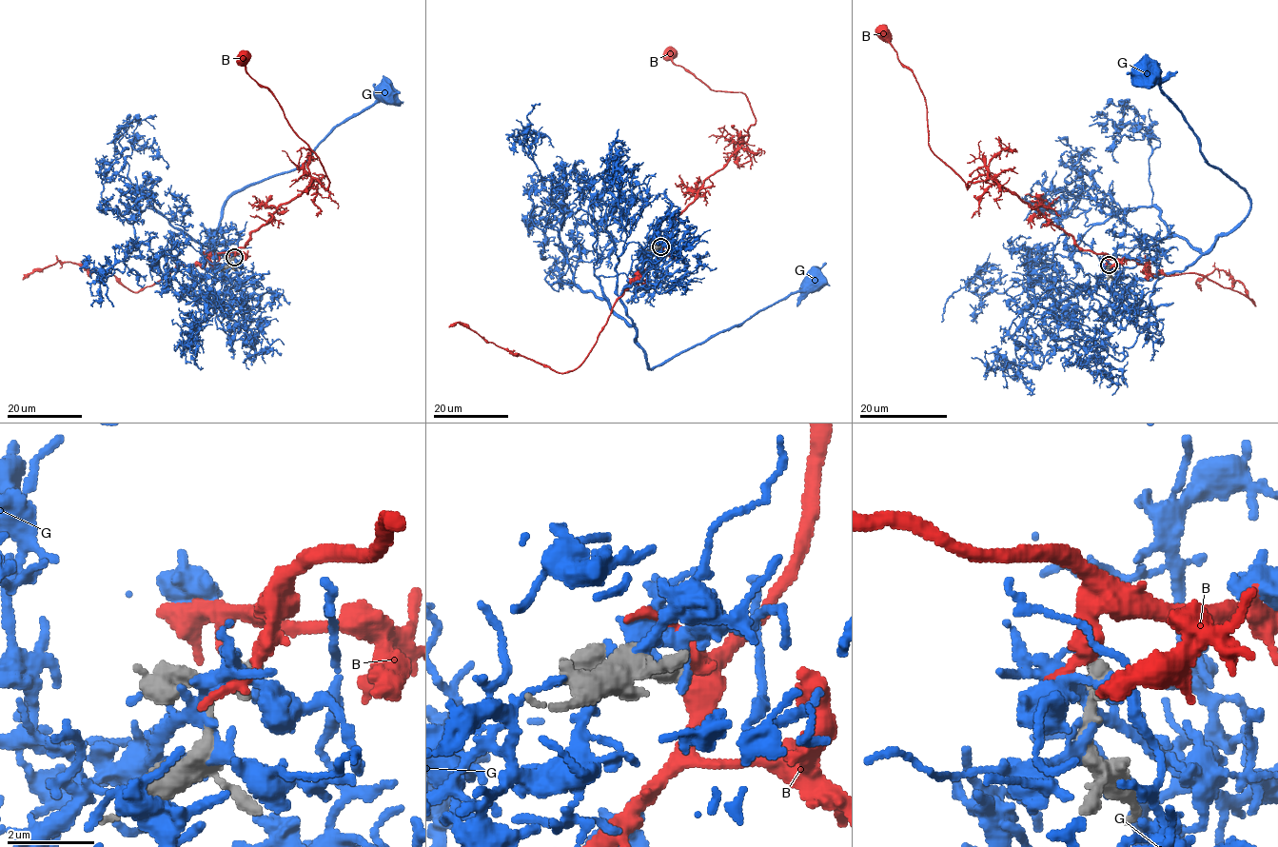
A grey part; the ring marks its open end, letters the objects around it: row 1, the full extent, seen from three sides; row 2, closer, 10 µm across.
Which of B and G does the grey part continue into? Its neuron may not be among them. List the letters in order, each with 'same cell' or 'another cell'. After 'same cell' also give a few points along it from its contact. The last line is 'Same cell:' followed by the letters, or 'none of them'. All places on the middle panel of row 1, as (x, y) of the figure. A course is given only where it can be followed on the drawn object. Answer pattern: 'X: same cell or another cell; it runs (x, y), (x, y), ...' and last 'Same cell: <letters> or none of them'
B: another cell
G: another cell
Same cell: none of them

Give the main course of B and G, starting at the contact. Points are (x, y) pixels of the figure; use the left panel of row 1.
B: (234, 257), (315, 179), (329, 186), (316, 154), (242, 57)
G: (234, 258), (210, 264), (172, 238), (186, 232), (208, 247), (232, 195), (299, 167), (336, 127), (384, 94)

